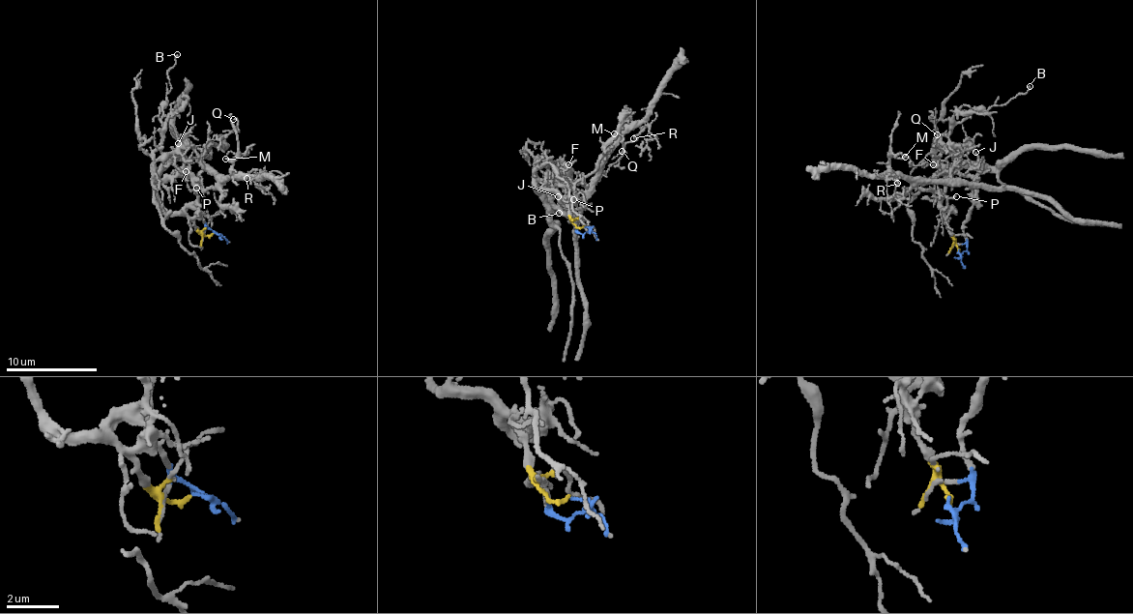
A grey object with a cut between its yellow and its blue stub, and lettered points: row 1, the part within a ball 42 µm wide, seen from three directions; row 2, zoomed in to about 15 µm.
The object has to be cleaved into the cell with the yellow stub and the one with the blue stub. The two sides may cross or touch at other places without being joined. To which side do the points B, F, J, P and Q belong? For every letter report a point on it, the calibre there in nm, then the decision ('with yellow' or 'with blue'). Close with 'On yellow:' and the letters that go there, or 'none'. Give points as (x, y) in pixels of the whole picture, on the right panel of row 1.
B: (1030, 86) | 110 nm | with yellow
F: (933, 164) | 150 nm | with yellow
J: (975, 152) | 120 nm | with yellow
P: (956, 196) | 80 nm | with yellow
Q: (937, 134) | 120 nm | with blue
On yellow: B, F, J, P

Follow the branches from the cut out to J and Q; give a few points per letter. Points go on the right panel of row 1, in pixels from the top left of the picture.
J: (957, 248), (940, 207), (944, 184), (951, 171), (979, 163), (974, 151)
Q: (959, 248), (966, 250), (963, 224), (972, 206), (973, 189), (951, 176), (959, 153), (939, 148), (936, 134)

